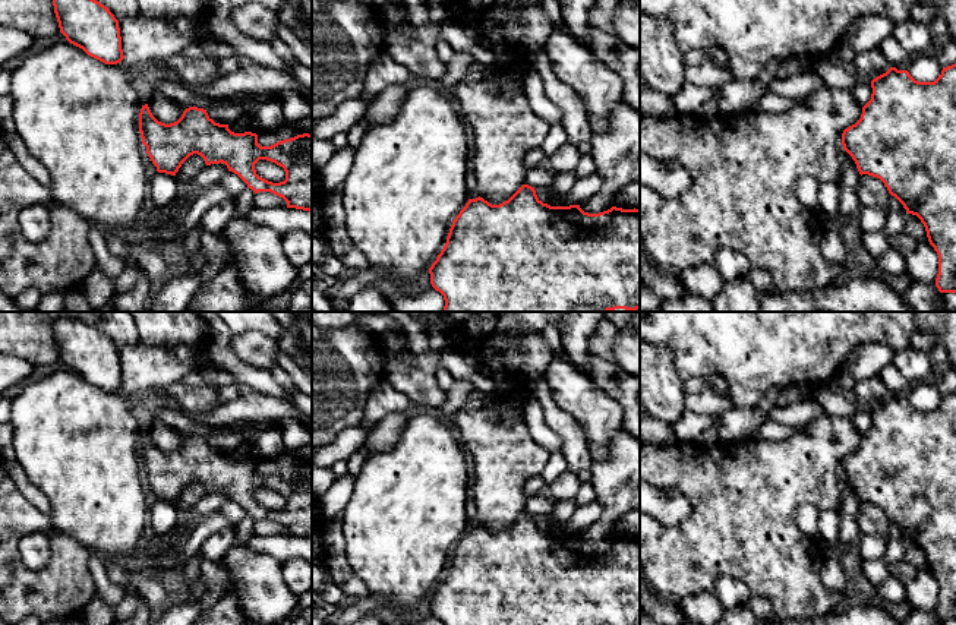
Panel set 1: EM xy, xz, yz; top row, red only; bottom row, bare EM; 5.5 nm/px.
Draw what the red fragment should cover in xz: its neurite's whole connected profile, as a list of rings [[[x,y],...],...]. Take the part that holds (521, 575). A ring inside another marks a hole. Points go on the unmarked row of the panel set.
[[[529,512],[499,533],[468,527],[429,602],[444,625],[640,625],[640,537],[612,534],[589,542],[580,533],[550,534]]]

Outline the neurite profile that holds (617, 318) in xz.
[[[602,312],[603,318],[612,322],[618,329],[624,326],[637,312]]]

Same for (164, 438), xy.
[[[154,422],[152,427],[148,430],[148,435],[152,441],[152,444],[165,452],[177,449],[183,439],[186,438],[180,432],[168,427],[167,424],[161,422]]]

